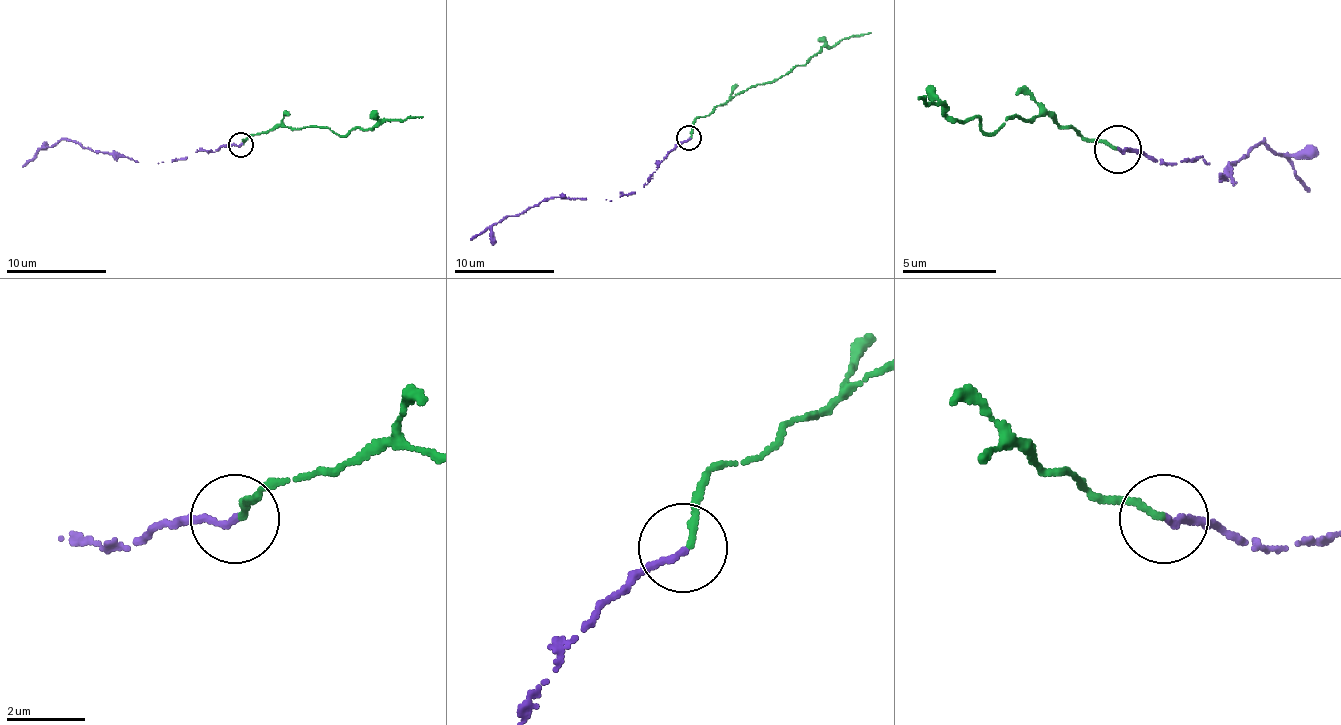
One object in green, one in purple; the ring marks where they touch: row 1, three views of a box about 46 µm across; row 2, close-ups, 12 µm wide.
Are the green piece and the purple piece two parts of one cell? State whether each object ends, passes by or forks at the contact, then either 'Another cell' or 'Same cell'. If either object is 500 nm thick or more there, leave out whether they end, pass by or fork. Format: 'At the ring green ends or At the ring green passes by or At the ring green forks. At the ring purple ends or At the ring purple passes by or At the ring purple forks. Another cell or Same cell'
At the ring green ends. At the ring purple ends. Same cell

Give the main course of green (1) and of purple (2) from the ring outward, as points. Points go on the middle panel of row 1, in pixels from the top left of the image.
1: (691, 139), (693, 123), (728, 98), (776, 81), (806, 63), (823, 46), (871, 33)
2: (688, 139), (671, 151), (645, 184), (630, 194), (610, 201), (550, 196), (520, 214), (505, 216), (470, 239)

